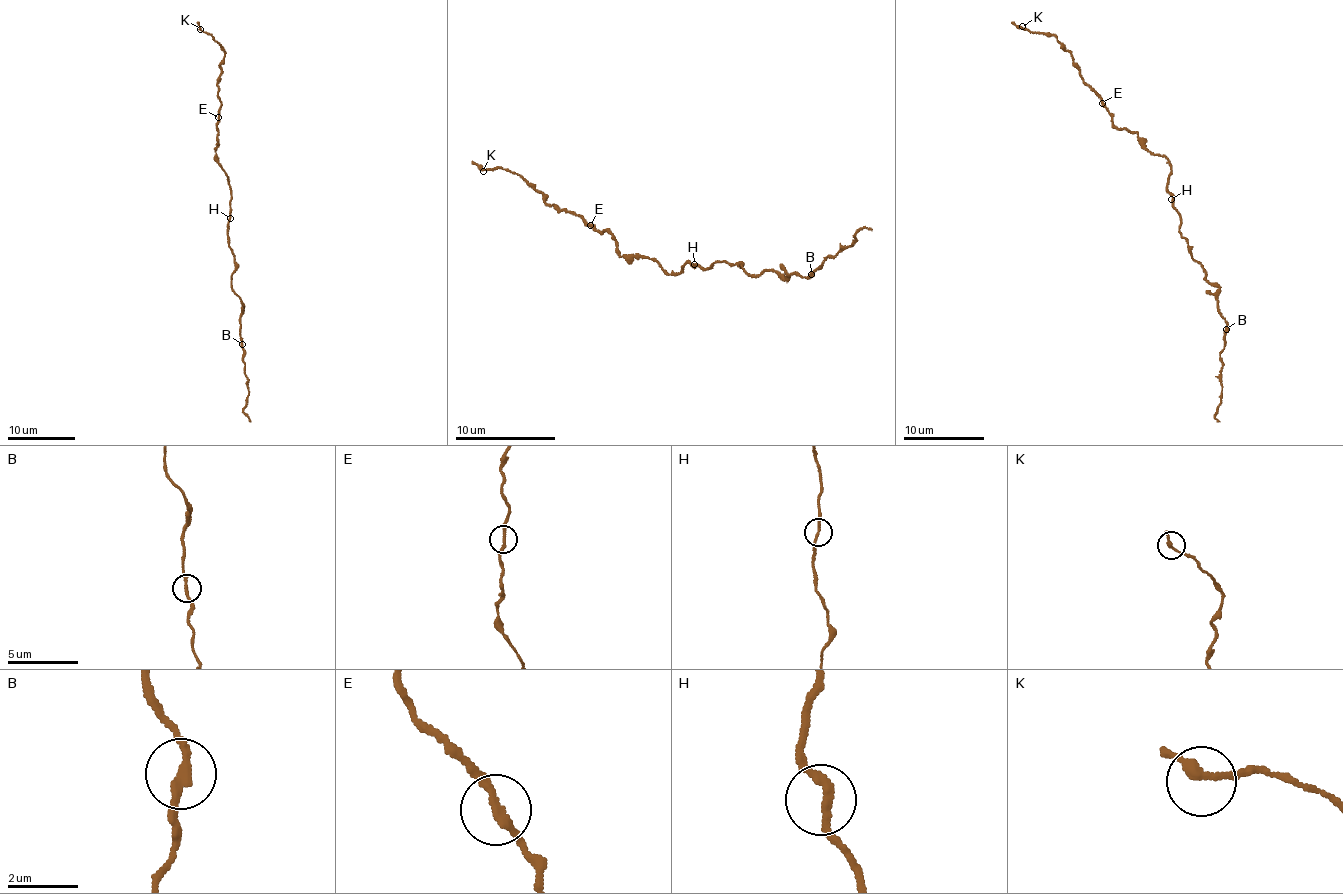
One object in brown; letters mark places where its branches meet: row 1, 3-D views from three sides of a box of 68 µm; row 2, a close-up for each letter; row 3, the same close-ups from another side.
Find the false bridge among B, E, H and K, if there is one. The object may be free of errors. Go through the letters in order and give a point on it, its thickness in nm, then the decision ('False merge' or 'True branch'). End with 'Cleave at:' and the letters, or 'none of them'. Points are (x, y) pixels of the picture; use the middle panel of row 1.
B: Place: (811, 274). Thickness 220 nm. False merge
E: Place: (590, 225). Thickness 200 nm. True branch
H: Place: (694, 264). Thickness 200 nm. True branch
K: Place: (483, 171). Thickness 200 nm. True branch
Cleave at: B

